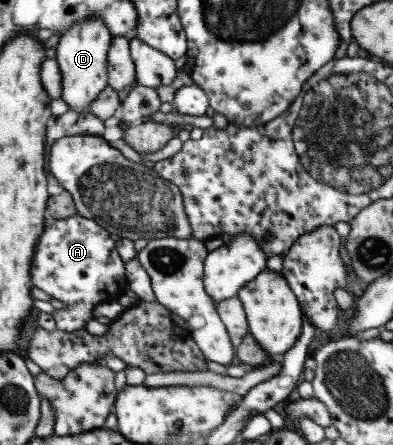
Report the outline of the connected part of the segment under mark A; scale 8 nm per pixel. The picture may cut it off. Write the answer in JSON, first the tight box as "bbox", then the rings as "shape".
{"bbox":[30,213,127,333],"shape":[[[76,213],[64,219],[54,219],[46,216],[43,219],[42,233],[37,237],[33,247],[32,263],[30,263],[30,284],[36,289],[42,290],[50,298],[64,303],[64,309],[59,309],[54,317],[56,330],[65,333],[76,332],[84,329],[84,324],[92,316],[95,305],[116,302],[127,288],[124,262],[121,261],[115,248],[115,241],[109,233],[102,229],[95,221],[86,219]]]}

